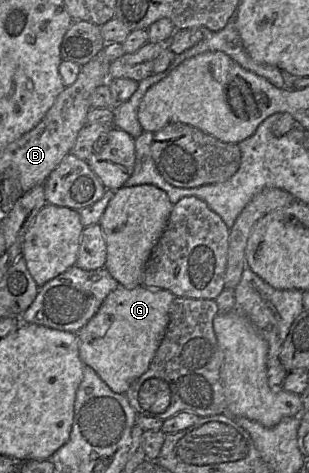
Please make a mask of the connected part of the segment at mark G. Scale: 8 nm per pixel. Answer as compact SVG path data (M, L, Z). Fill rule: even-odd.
M121 285L110 292L97 313L76 332L81 361L93 368L115 393L124 394L144 374L158 349L169 323L169 310L175 296L168 290L151 290L145 286L127 289Z

